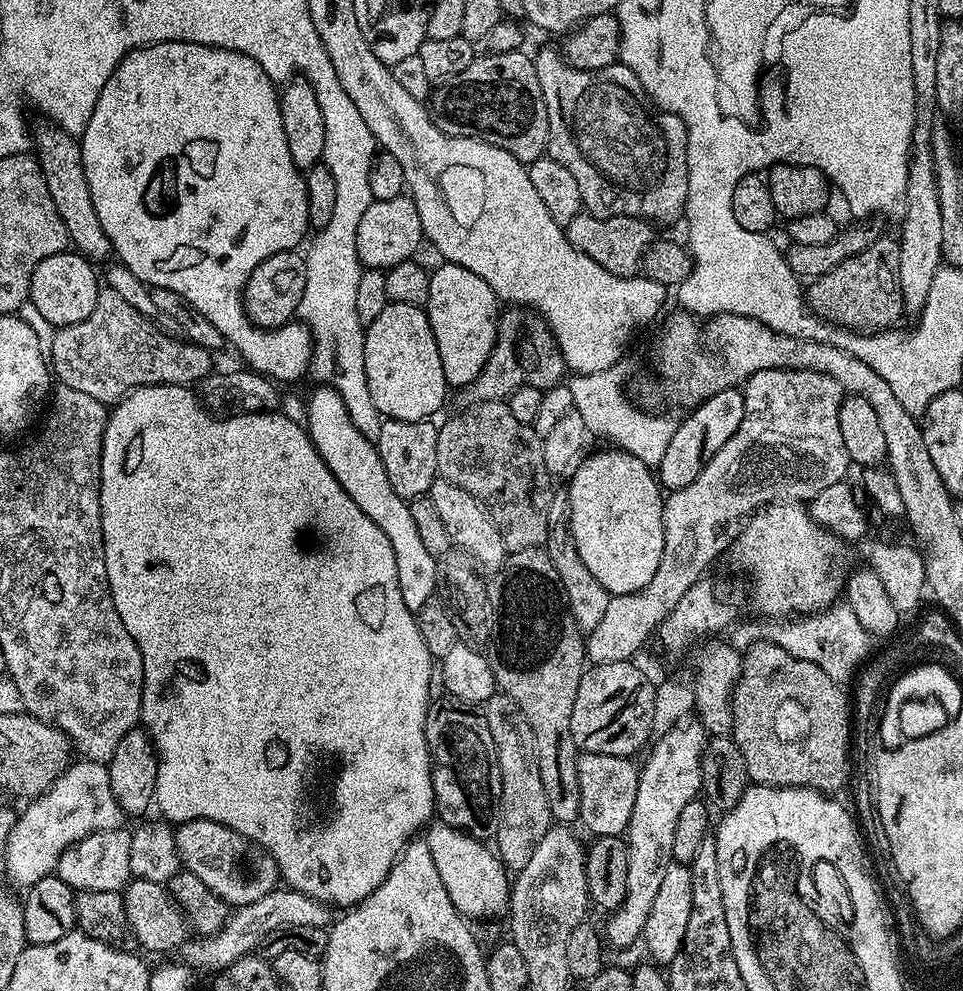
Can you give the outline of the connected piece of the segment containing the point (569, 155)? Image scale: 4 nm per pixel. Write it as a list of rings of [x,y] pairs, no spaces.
[[[544,48],[534,56],[538,86],[542,86],[548,115],[547,155],[574,174],[583,211],[598,218],[633,216],[656,226],[679,221],[688,201],[688,128],[673,112],[653,110],[654,105],[644,93],[642,82],[638,82],[634,70],[624,64],[617,62],[602,70],[578,70],[570,66],[557,49],[556,52]]]

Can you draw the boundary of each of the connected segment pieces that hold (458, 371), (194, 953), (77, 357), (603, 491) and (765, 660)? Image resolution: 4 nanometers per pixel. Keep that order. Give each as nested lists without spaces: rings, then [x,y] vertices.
[[[441,263],[441,268],[430,272],[430,298],[426,305],[430,330],[434,330],[434,342],[438,342],[438,354],[442,358],[442,374],[446,374],[449,389],[467,389],[482,374],[496,341],[496,326],[502,315],[501,305],[494,290],[466,270],[466,266]]]
[[[285,887],[283,890],[266,894],[266,898],[258,898],[258,902],[239,905],[213,936],[189,939],[182,949],[182,955],[193,969],[205,968],[208,974],[215,974],[238,958],[255,953],[274,930],[284,932],[294,930],[294,926],[328,928],[333,920],[334,912],[329,905],[319,904],[314,898]]]
[[[101,287],[90,318],[55,329],[50,349],[50,368],[55,379],[70,386],[70,390],[82,390],[82,394],[112,406],[133,388],[147,384],[192,386],[213,371],[213,353],[209,349],[163,332],[156,322],[130,306],[113,288]]]
[[[615,446],[609,449],[609,452],[596,452],[593,456],[585,455],[575,465],[571,473],[572,481],[566,485],[566,491],[570,530],[578,555],[582,557],[582,562],[586,562],[590,574],[594,574],[598,582],[602,582],[605,590],[617,596],[642,590],[642,586],[646,586],[646,582],[654,578],[654,570],[658,570],[658,562],[662,562],[662,546],[664,545],[662,510],[665,493],[662,491],[657,473],[648,468],[646,462],[634,458],[634,454],[629,452],[621,452]]]
[[[757,642],[745,649],[740,658],[740,677],[732,691],[731,738],[742,750],[742,758],[746,758],[749,781],[775,788],[813,788],[821,794],[836,794],[848,780],[848,751],[852,748],[853,709],[849,693],[847,696],[844,691],[822,667],[787,653],[781,646]]]

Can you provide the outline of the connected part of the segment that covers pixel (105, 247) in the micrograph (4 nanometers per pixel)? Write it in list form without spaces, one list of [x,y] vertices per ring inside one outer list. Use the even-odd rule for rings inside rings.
[[[51,122],[45,125],[45,128],[36,132],[36,144],[40,147],[40,169],[46,178],[46,190],[50,190],[50,198],[54,198],[58,214],[62,214],[71,247],[87,260],[107,261],[113,255],[112,243],[110,238],[106,238],[106,230],[102,230],[102,222],[94,210],[94,202],[90,199],[90,186],[86,186],[86,170],[82,166],[80,141]]]

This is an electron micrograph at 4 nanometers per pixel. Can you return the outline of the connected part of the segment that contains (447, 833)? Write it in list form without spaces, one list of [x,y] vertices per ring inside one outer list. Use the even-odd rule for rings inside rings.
[[[441,820],[431,821],[424,839],[430,846],[431,858],[437,867],[446,892],[465,919],[503,917],[511,900],[511,877],[499,855],[481,840],[476,840],[459,828],[450,827]]]

